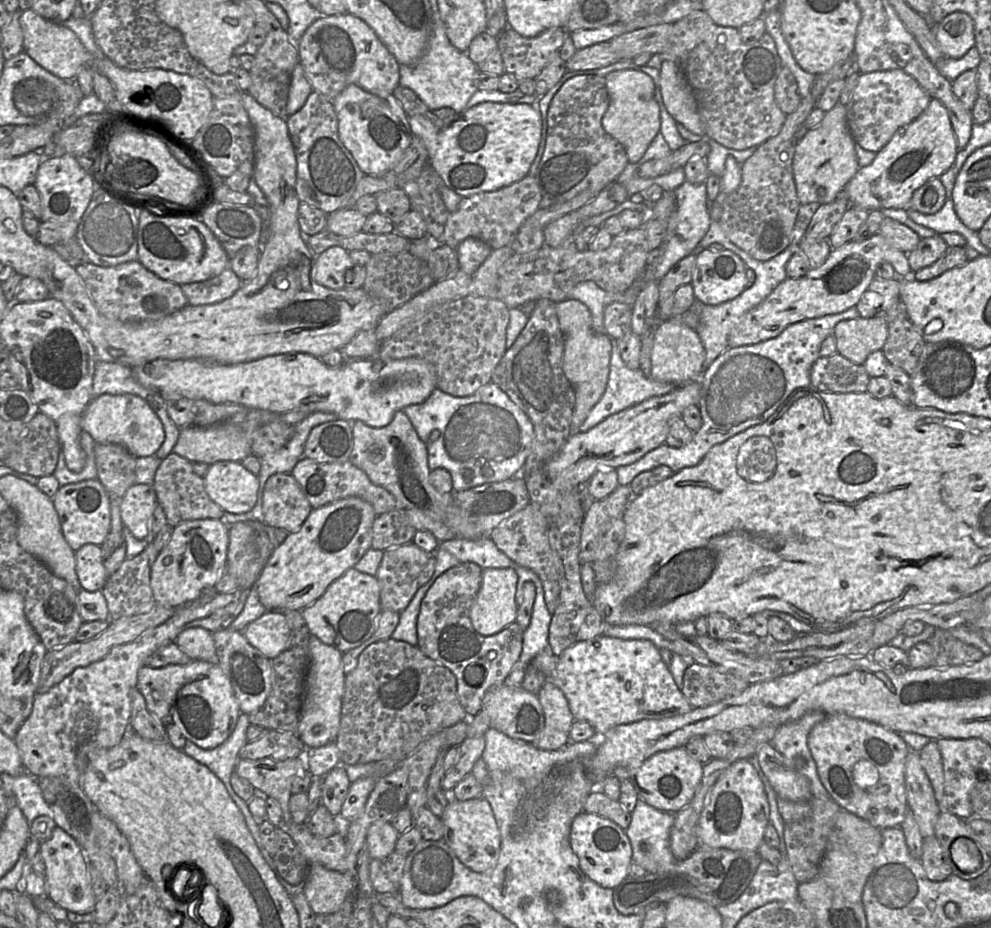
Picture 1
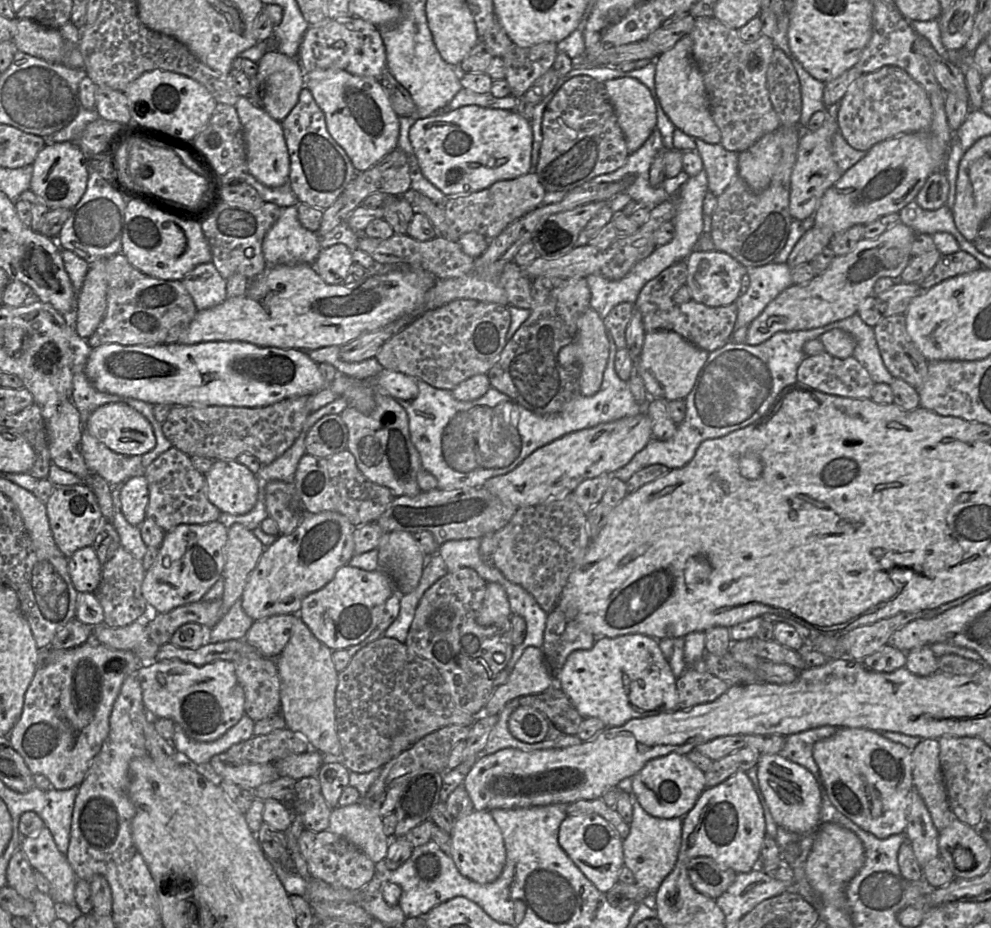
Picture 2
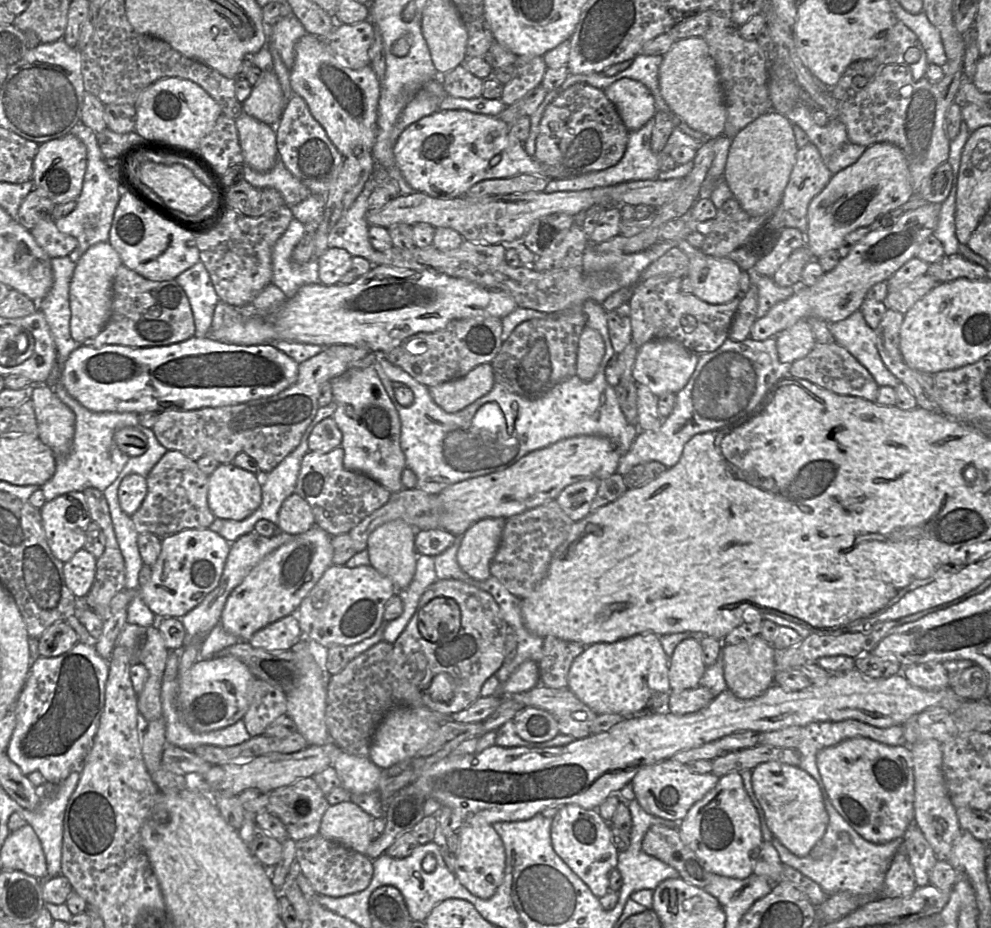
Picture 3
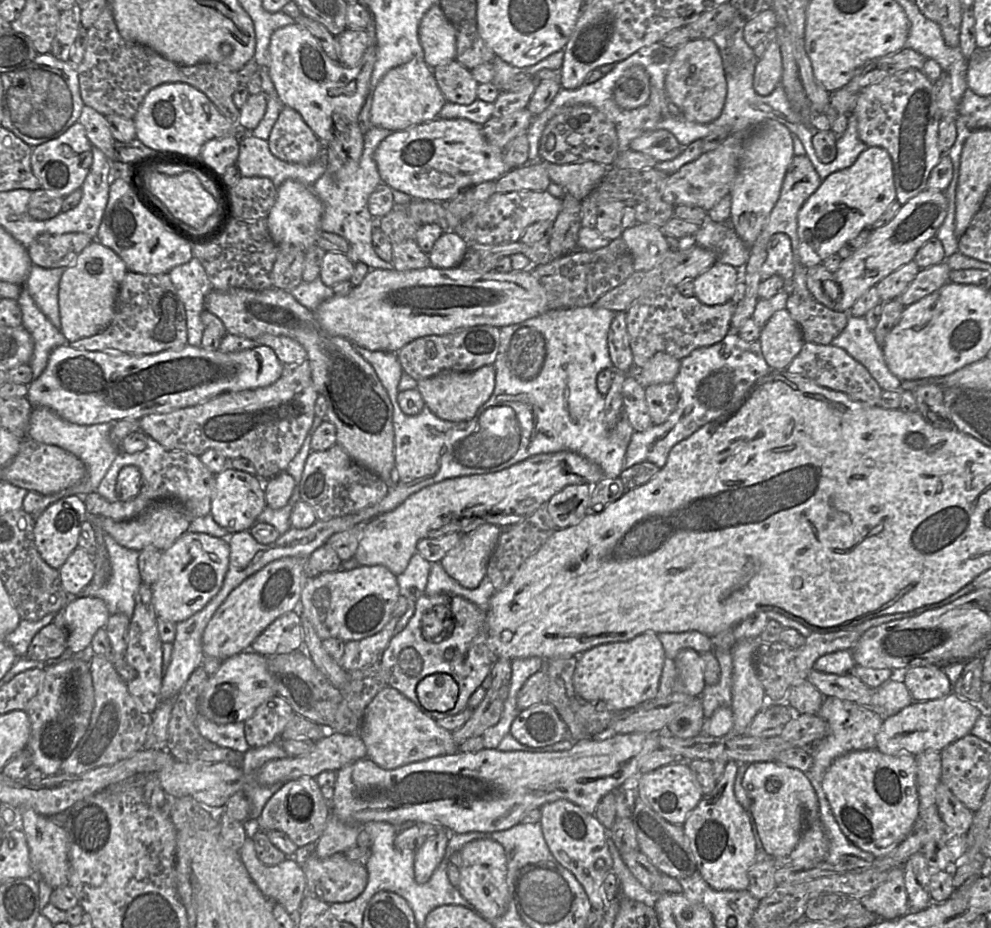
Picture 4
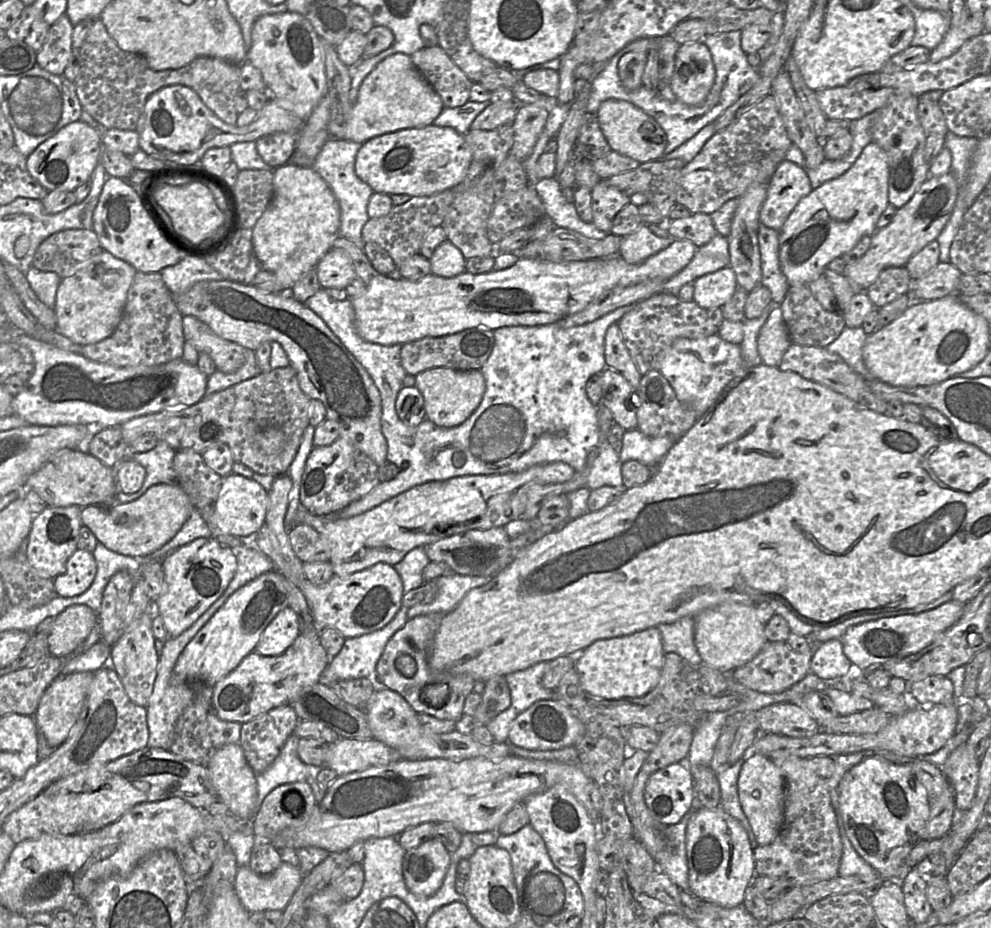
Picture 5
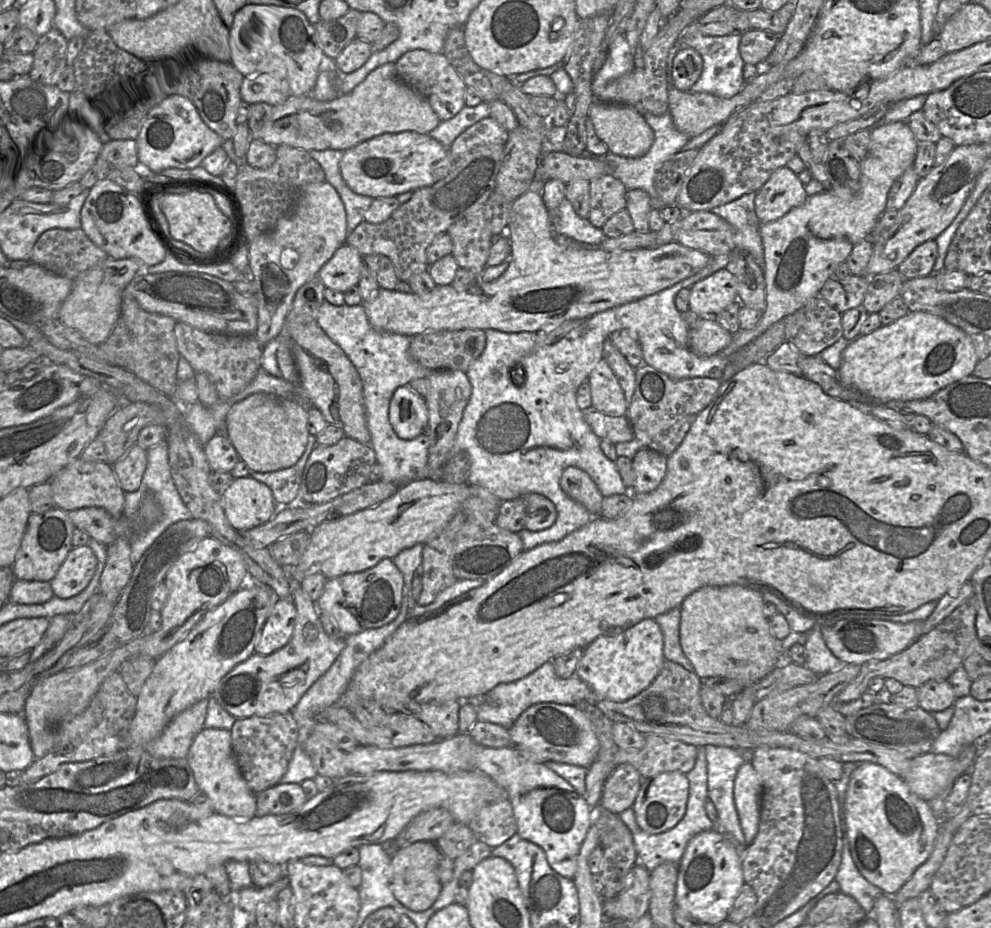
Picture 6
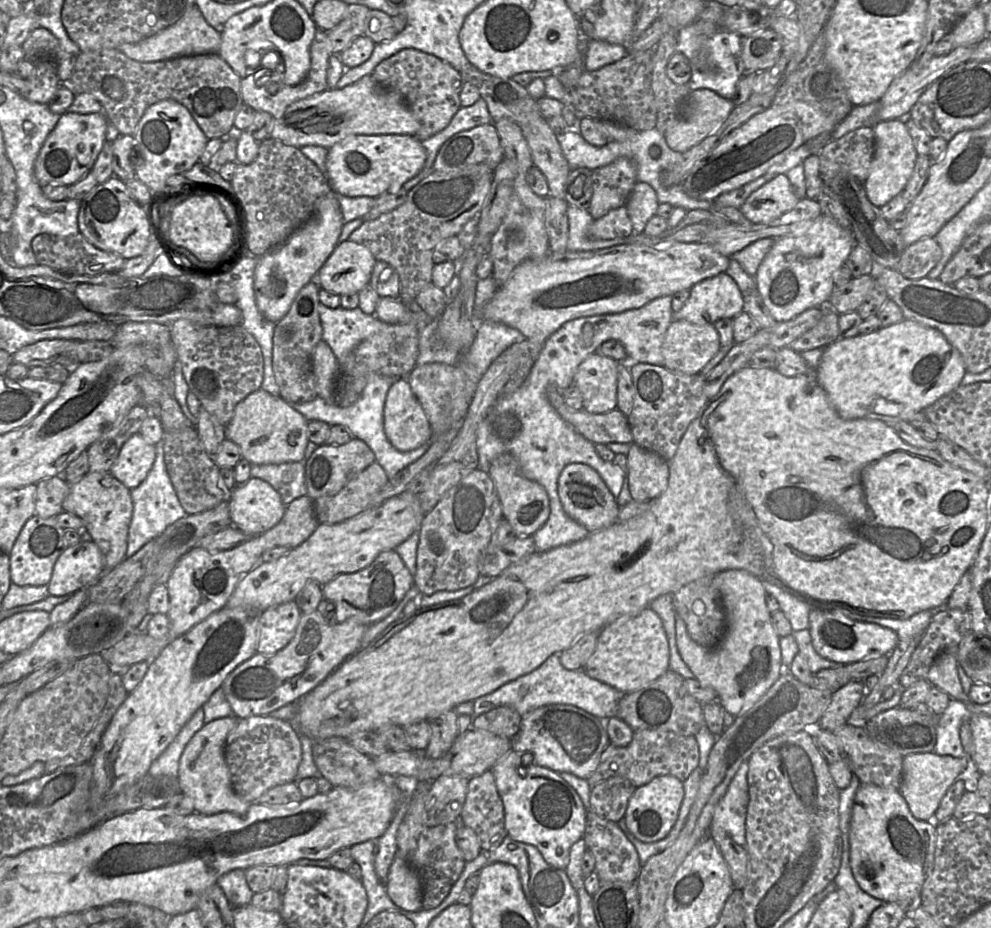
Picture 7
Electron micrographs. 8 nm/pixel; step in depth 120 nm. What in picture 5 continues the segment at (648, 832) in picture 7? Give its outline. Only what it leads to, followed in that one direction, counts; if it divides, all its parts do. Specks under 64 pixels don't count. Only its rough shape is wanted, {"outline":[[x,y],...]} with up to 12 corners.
{"outline":[[688,758],[659,769],[645,788],[652,817],[674,825],[701,808]]}

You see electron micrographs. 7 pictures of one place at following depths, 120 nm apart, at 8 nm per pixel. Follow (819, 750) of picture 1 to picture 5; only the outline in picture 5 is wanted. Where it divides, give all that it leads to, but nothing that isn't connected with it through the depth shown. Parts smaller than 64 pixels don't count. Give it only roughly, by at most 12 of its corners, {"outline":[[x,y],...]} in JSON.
{"outline":[[866,755],[839,810],[884,879],[923,840],[930,805],[907,764]]}

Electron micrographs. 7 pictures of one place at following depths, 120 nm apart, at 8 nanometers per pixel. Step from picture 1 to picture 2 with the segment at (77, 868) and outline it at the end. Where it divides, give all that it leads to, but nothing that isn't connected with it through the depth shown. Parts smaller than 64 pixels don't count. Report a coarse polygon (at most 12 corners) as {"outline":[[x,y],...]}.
{"outline":[[47,827],[20,851],[50,882],[55,903],[75,904],[78,879]]}

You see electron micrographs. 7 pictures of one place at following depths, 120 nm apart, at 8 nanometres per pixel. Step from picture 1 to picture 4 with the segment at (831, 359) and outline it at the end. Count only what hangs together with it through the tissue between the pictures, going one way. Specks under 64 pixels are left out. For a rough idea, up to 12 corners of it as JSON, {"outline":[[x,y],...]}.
{"outline":[[804,342],[785,370],[879,406],[882,389],[844,349]]}

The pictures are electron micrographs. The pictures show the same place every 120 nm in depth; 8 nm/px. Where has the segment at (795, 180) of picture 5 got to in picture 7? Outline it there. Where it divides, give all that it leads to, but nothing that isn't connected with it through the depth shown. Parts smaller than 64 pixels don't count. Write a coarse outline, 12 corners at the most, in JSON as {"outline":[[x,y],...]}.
{"outline":[[787,175],[752,192],[739,210],[769,223],[798,202]]}

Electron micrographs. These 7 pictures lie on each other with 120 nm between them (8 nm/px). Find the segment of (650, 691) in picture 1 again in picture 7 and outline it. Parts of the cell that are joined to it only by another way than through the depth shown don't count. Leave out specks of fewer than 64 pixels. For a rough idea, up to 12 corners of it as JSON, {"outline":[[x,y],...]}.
{"outline":[[650,607],[604,627],[583,670],[629,694],[669,670]]}

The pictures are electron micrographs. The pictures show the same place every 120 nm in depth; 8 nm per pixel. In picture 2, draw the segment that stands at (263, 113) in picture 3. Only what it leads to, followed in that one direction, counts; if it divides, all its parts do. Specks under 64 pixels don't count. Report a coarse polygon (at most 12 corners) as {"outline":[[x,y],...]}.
{"outline":[[268,51],[257,64],[261,108],[281,122],[306,73],[297,58]]}

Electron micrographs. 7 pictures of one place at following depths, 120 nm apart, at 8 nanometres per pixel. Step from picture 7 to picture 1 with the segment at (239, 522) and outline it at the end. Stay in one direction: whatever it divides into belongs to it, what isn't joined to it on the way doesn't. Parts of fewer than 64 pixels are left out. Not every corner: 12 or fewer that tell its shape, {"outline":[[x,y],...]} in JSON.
{"outline":[[216,462],[203,478],[224,512],[254,508],[259,478],[241,462]]}

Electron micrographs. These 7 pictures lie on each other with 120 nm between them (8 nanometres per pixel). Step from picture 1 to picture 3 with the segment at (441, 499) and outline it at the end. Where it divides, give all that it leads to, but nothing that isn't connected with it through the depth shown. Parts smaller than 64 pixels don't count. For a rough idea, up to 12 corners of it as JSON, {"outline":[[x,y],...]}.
{"outline":[[373,366],[330,379],[344,466],[391,493],[401,422]]}

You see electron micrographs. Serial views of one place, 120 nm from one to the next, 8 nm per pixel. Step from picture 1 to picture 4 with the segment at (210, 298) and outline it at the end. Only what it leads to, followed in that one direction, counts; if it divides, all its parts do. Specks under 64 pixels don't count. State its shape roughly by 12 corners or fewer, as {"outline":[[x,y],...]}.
{"outline":[[200,261],[169,271],[182,301],[188,345],[200,347],[213,290]]}

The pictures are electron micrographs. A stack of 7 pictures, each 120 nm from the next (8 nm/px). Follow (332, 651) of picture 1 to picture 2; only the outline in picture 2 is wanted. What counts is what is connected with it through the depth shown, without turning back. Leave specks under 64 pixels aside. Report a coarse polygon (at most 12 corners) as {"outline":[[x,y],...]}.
{"outline":[[295,615],[276,657],[286,727],[339,757],[332,650]]}

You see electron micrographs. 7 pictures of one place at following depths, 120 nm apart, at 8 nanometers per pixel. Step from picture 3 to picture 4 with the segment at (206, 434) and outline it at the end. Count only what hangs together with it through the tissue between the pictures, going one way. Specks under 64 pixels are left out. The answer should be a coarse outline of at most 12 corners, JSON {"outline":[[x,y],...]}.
{"outline":[[309,361],[268,387],[145,416],[166,451],[285,472],[315,418]]}

